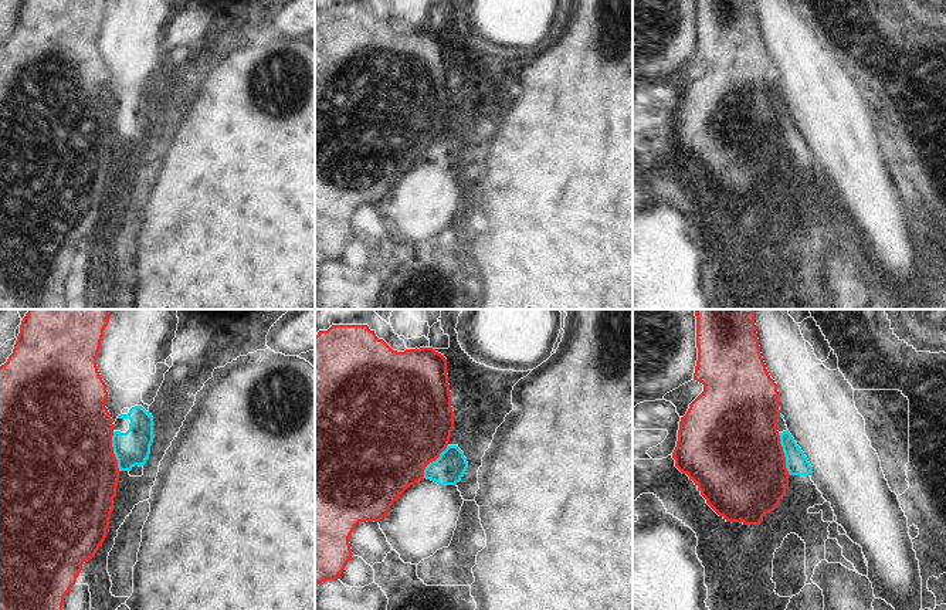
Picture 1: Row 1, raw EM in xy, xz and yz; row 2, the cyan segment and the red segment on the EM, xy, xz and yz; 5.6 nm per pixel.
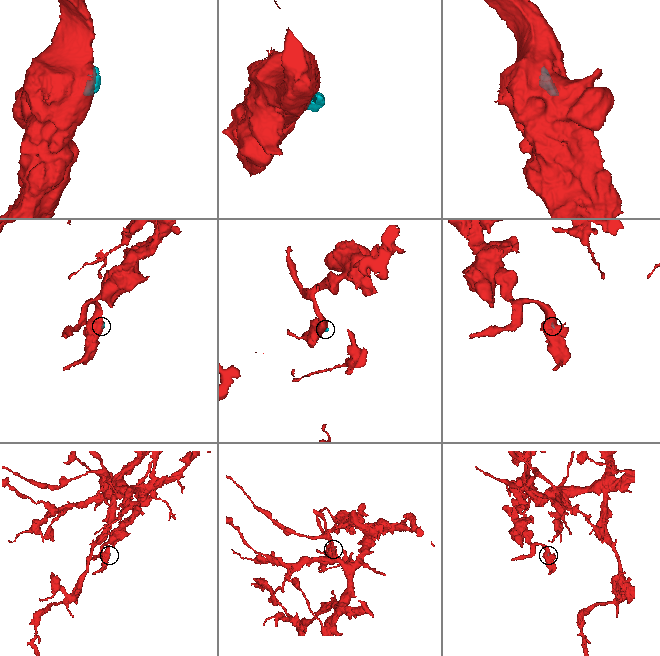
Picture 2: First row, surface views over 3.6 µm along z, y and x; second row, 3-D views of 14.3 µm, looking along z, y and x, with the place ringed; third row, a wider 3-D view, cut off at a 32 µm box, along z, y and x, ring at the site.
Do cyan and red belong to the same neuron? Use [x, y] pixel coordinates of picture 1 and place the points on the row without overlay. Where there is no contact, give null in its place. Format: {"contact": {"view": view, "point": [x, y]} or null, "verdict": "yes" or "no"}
{"contact": {"view": "yz", "point": [785, 136]}, "verdict": "yes"}

